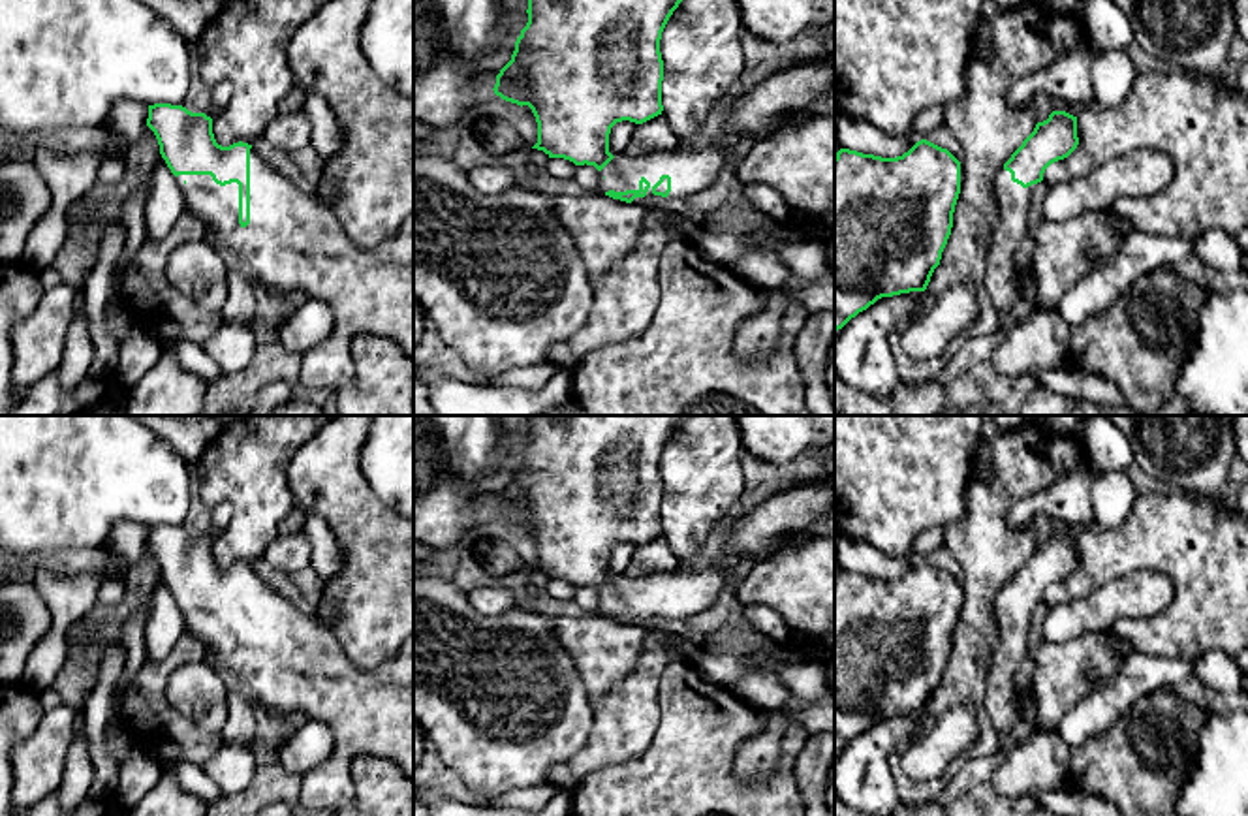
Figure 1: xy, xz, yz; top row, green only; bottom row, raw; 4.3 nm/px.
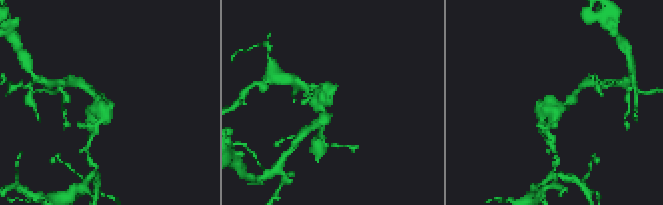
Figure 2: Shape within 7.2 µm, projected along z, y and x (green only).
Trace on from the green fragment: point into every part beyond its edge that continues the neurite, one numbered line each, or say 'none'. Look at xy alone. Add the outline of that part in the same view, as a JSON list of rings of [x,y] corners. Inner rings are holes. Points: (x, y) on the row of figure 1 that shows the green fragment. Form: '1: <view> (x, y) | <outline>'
1: xy (294, 245) | [[[250,149],[250,224],[239,224],[239,184],[220,186],[211,175],[175,177],[188,211],[207,224],[207,237],[175,248],[165,263],[165,278],[201,308],[222,314],[227,301],[227,267],[222,250],[231,248],[242,269],[280,299],[314,297],[335,314],[333,333],[301,355],[299,380],[304,389],[333,391],[355,380],[350,353],[357,335],[387,337],[413,359],[413,216],[387,241],[361,248],[348,239],[335,214],[314,190],[297,188]]]

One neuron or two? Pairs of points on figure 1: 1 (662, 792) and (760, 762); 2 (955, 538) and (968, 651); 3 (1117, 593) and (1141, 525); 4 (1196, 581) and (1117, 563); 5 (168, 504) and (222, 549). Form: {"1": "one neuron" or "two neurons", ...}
{"1": "two neurons", "2": "one neuron", "3": "two neurons", "4": "one neuron", "5": "two neurons"}

